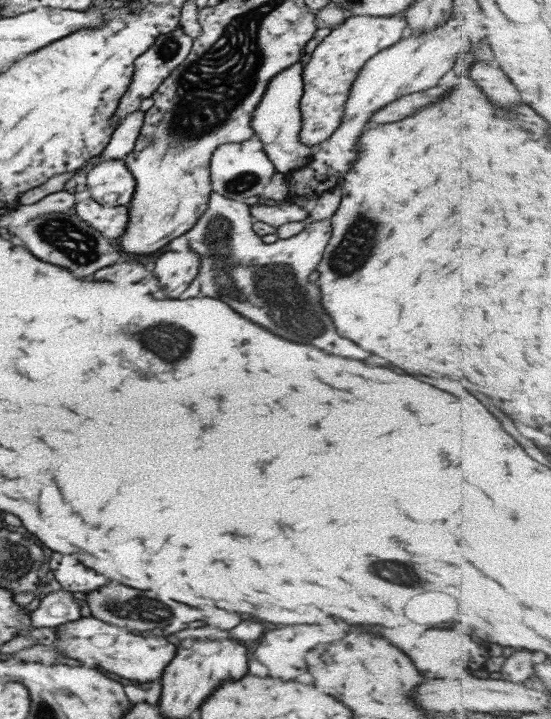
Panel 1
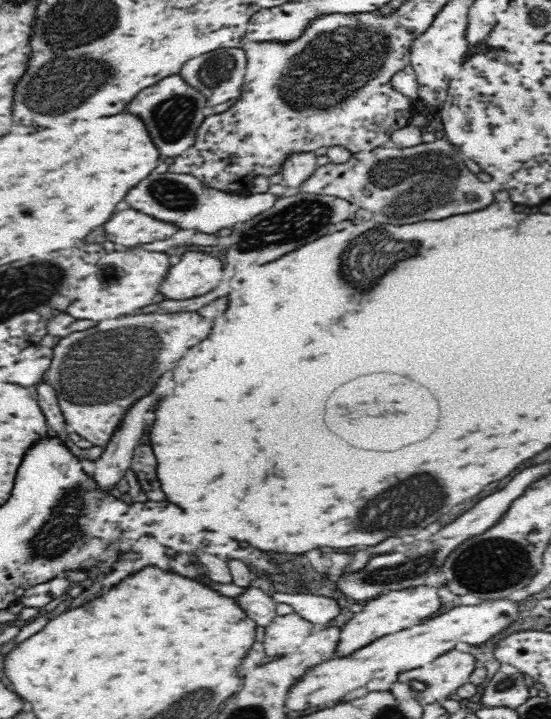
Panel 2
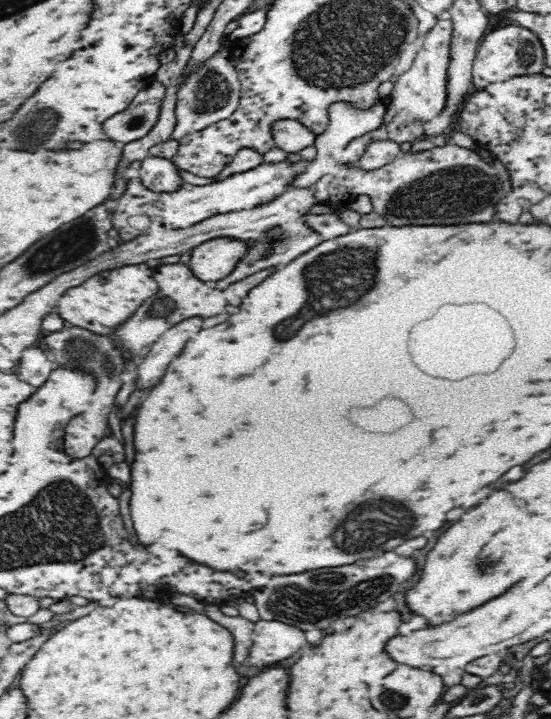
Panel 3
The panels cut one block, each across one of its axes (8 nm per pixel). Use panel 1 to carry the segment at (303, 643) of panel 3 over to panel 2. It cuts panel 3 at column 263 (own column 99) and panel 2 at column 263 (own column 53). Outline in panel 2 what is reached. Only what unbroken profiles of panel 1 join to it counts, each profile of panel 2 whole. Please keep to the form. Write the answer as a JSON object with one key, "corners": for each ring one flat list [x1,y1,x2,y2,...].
{"corners":[[296,613,276,616,274,621,264,628,262,644,266,648,266,654,282,656,294,652,310,634,310,630,312,624]]}

